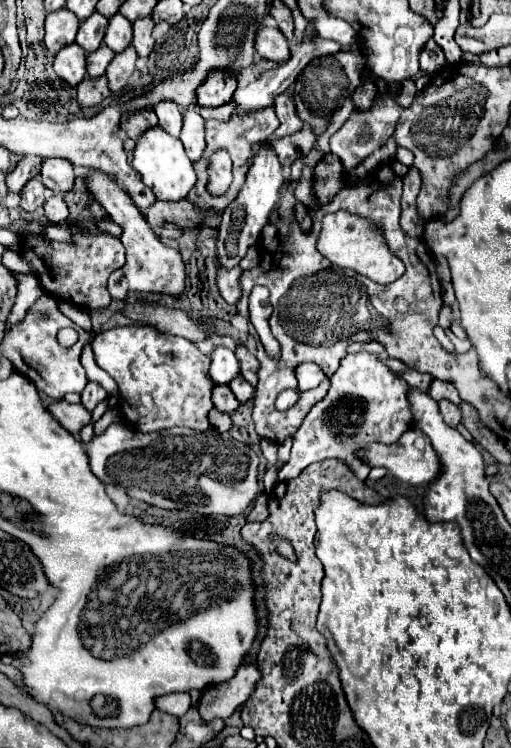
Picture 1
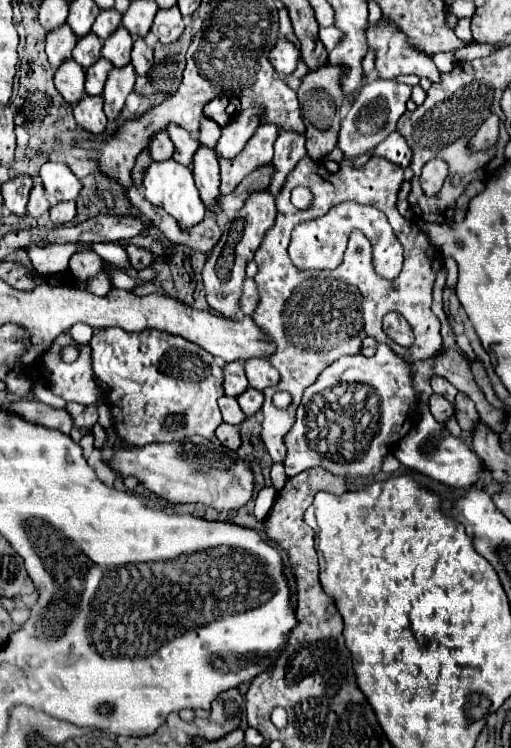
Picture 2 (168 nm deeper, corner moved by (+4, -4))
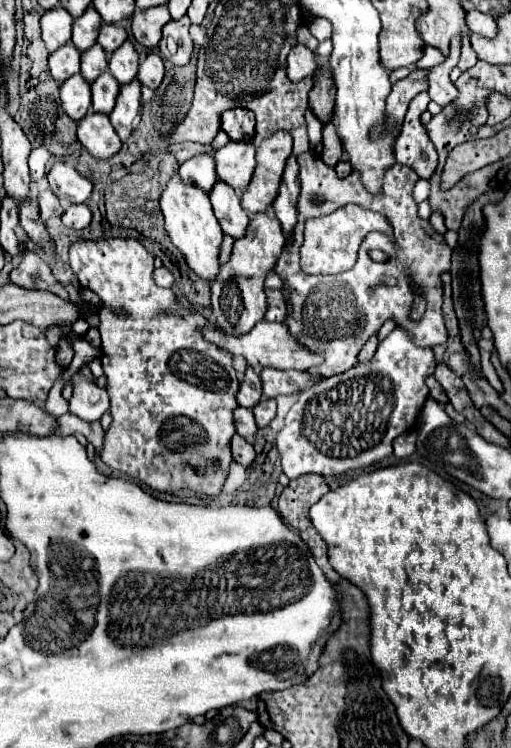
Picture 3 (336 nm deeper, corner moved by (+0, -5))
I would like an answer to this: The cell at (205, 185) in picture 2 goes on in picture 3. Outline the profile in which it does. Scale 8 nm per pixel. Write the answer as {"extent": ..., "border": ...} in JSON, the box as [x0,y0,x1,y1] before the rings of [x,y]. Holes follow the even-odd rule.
{"extent":[211,181,249,239],"border":[[[219,181],[213,187],[211,205],[213,205],[215,217],[219,219],[219,225],[225,235],[229,235],[233,239],[245,237],[249,217],[247,217],[245,209],[241,207],[241,199],[237,197],[237,193],[233,189],[229,189],[229,185],[221,185],[221,181]]]}

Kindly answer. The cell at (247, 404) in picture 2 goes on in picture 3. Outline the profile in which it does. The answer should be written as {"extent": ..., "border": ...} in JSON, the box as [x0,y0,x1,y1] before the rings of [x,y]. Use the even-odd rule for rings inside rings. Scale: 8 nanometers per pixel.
{"extent":[253,399,277,427],"border":[[[263,399],[259,401],[257,407],[253,407],[255,419],[259,427],[267,427],[273,419],[275,419],[275,411],[277,411],[277,403],[273,399]]]}

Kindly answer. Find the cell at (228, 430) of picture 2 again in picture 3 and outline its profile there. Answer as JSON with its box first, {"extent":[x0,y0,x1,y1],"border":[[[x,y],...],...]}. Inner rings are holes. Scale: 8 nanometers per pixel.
{"extent":[231,435,255,467],"border":[[[235,435],[233,441],[231,441],[231,451],[233,451],[233,459],[243,465],[243,467],[249,467],[255,459],[255,449],[249,441],[245,441],[241,435]]]}

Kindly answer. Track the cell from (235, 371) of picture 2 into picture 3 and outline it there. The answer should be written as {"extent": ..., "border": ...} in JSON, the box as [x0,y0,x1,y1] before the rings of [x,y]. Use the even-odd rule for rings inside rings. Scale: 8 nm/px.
{"extent":[237,367,261,409],"border":[[[249,367],[245,373],[245,379],[237,393],[237,401],[241,407],[247,407],[247,409],[253,409],[257,401],[261,401],[261,379],[253,367]]]}

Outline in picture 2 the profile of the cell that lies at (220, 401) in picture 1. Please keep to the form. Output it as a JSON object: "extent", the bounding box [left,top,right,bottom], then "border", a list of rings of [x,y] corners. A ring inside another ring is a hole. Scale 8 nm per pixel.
{"extent":[219,396,245,424],"border":[[[221,396],[219,398],[219,410],[221,410],[221,416],[223,416],[223,422],[227,424],[241,424],[241,418],[245,418],[245,414],[241,412],[239,404],[235,398],[229,398],[229,396]]]}

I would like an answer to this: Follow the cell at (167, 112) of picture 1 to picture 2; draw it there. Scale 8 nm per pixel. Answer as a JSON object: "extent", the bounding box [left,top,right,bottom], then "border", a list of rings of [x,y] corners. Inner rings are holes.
{"extent":[167,122,197,166],"border":[[[169,122],[169,126],[167,126],[167,134],[169,134],[169,138],[171,138],[173,146],[175,146],[173,158],[177,162],[189,166],[191,158],[193,158],[193,152],[197,150],[197,140],[193,140],[187,130],[183,130],[181,126],[177,126],[173,122]]]}

